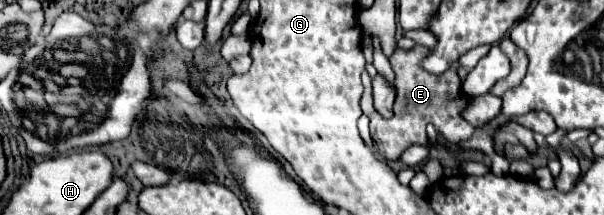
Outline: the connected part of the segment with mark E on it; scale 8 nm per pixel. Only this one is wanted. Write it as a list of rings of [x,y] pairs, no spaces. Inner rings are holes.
[[[417,44],[411,50],[397,48],[391,56],[391,60],[401,60],[401,70],[395,68],[397,72],[397,102],[395,102],[395,116],[385,120],[373,106],[373,90],[371,90],[371,76],[363,72],[363,86],[365,94],[361,98],[361,110],[363,114],[371,120],[371,138],[375,142],[375,148],[381,156],[387,160],[397,160],[409,146],[421,144],[427,146],[427,134],[425,128],[431,124],[431,114],[441,112],[445,114],[445,124],[449,126],[449,136],[457,136],[457,142],[467,140],[473,134],[473,124],[463,118],[463,110],[471,104],[471,98],[465,96],[461,88],[461,78],[459,78],[459,62],[453,62],[449,70],[443,74],[431,74],[423,68],[423,60],[431,54],[431,48]]]

